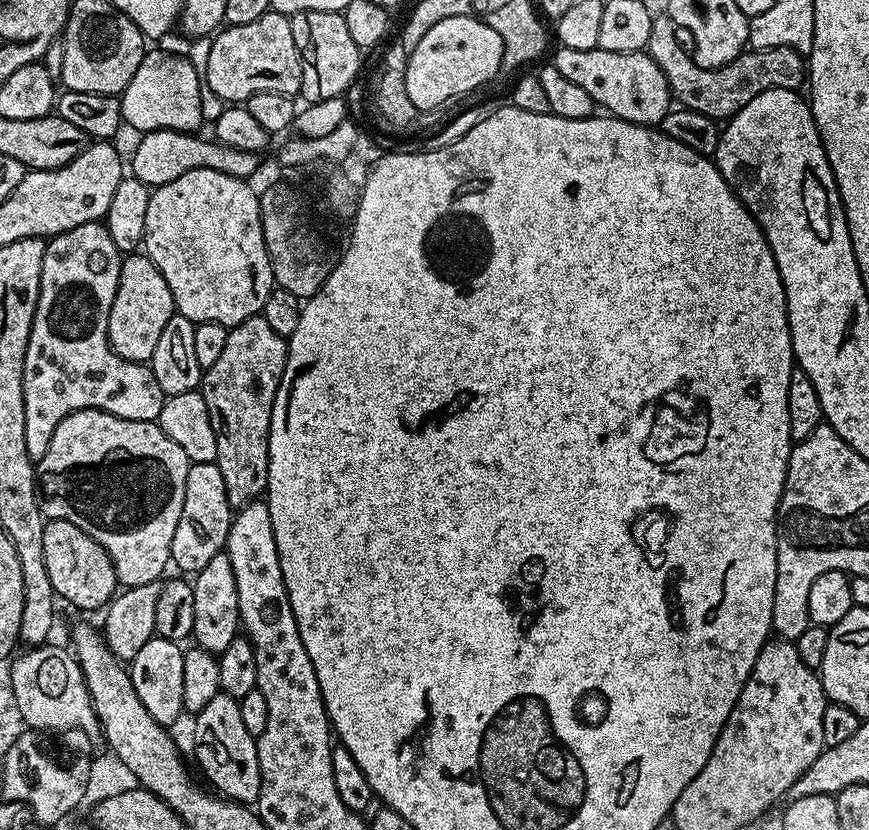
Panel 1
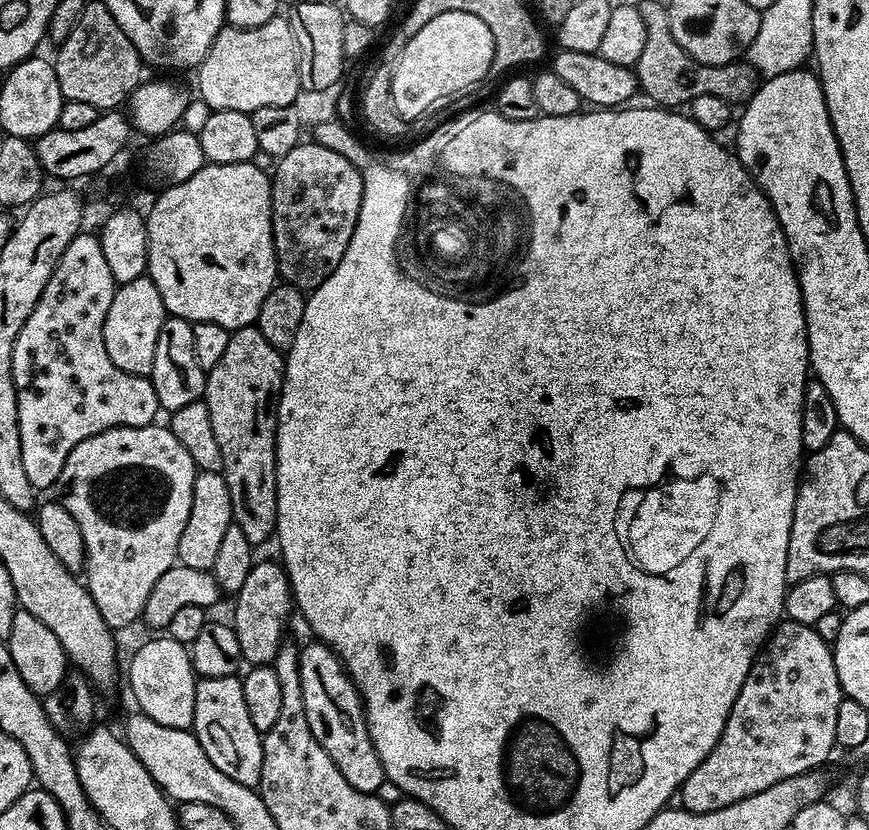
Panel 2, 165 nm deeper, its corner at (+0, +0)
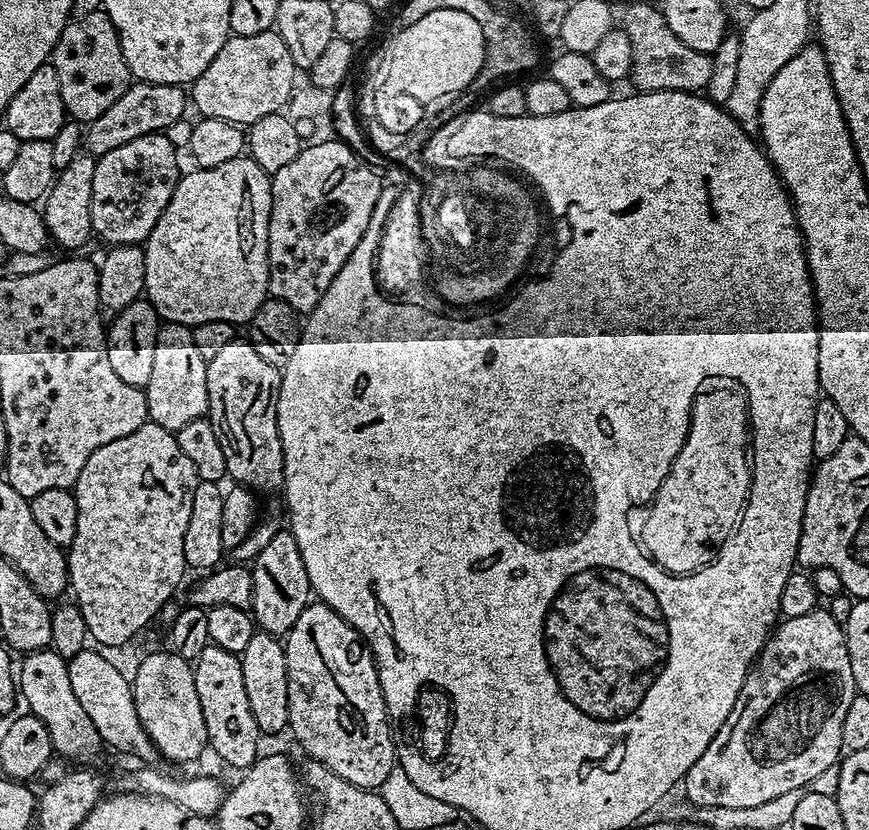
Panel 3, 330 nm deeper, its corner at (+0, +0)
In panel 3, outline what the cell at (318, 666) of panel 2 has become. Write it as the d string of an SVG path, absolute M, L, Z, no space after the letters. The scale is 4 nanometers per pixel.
M310 602L298 622L294 622L287 636L283 637L286 654L286 678L288 679L288 728L304 747L304 756L324 764L338 778L346 778L359 788L383 789L386 778L397 767L394 728L388 719L382 686L378 682L376 660L364 639L330 606Z

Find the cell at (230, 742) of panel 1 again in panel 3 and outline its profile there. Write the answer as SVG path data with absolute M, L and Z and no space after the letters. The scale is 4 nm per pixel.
M209 642L206 650L198 654L192 669L194 686L198 686L198 702L202 702L202 714L206 718L206 734L211 751L216 751L232 768L243 770L250 767L257 756L261 755L260 739L262 733L258 722L254 722L254 714L250 714L250 701L246 699L246 682L242 682L242 662L239 655L230 650L222 650L222 646Z

